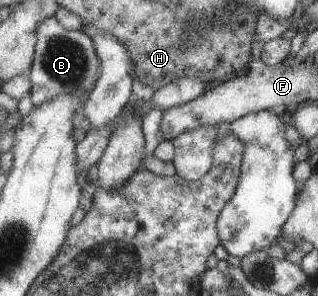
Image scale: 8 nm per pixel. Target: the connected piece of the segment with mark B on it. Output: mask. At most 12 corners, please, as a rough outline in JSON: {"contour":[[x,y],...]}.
{"contour":[[41,22],[34,106],[87,96],[101,59],[86,31]]}

